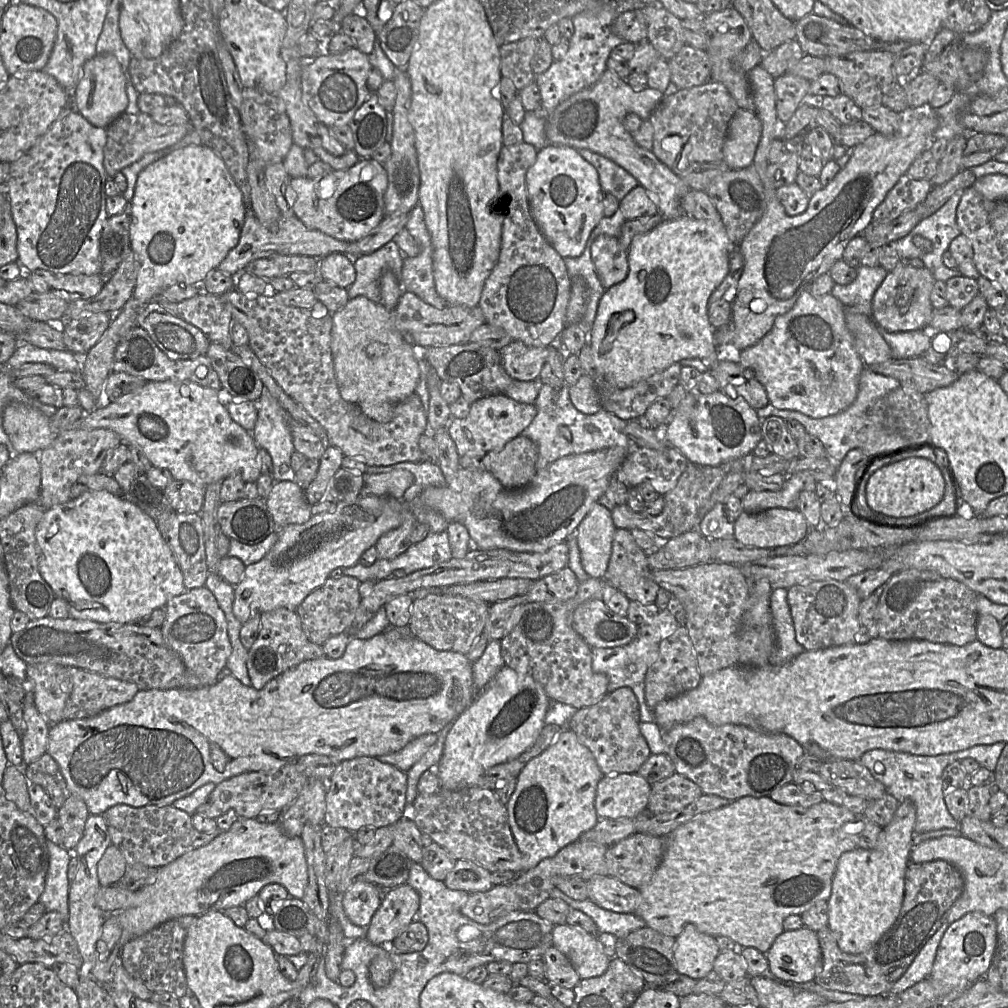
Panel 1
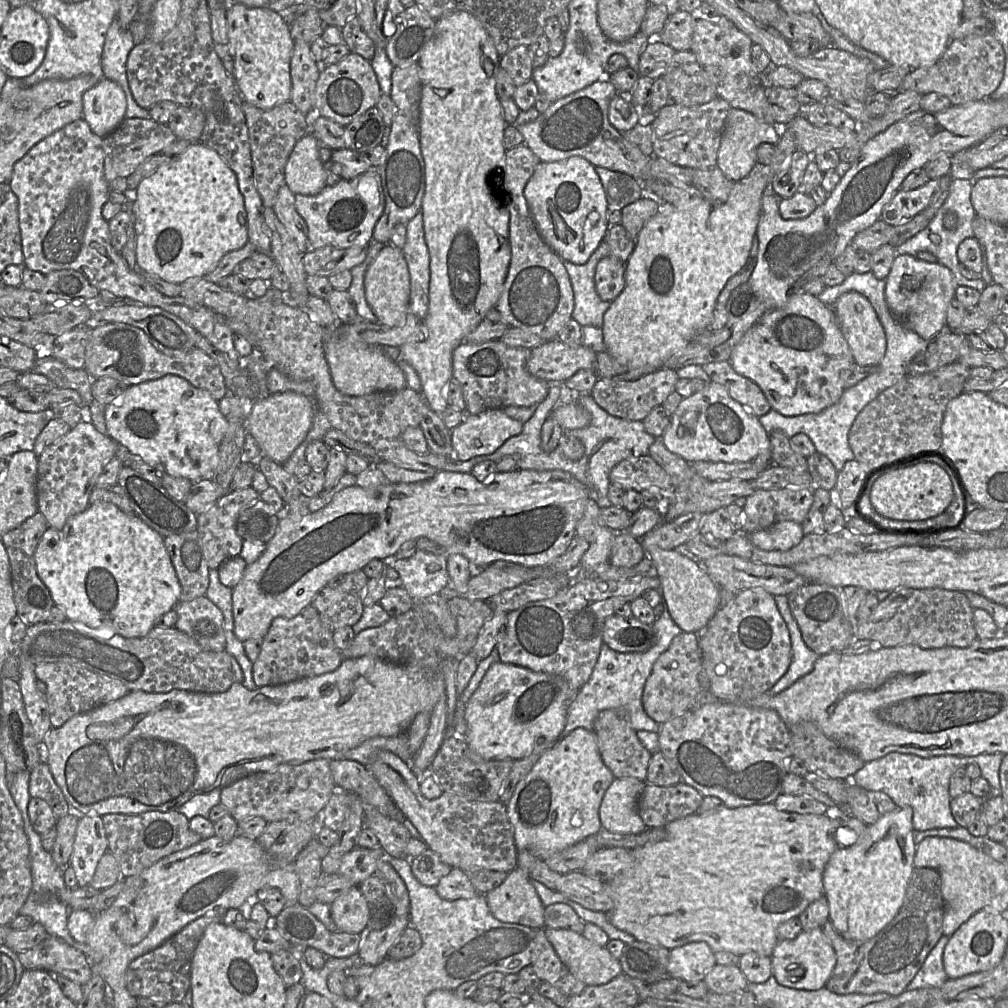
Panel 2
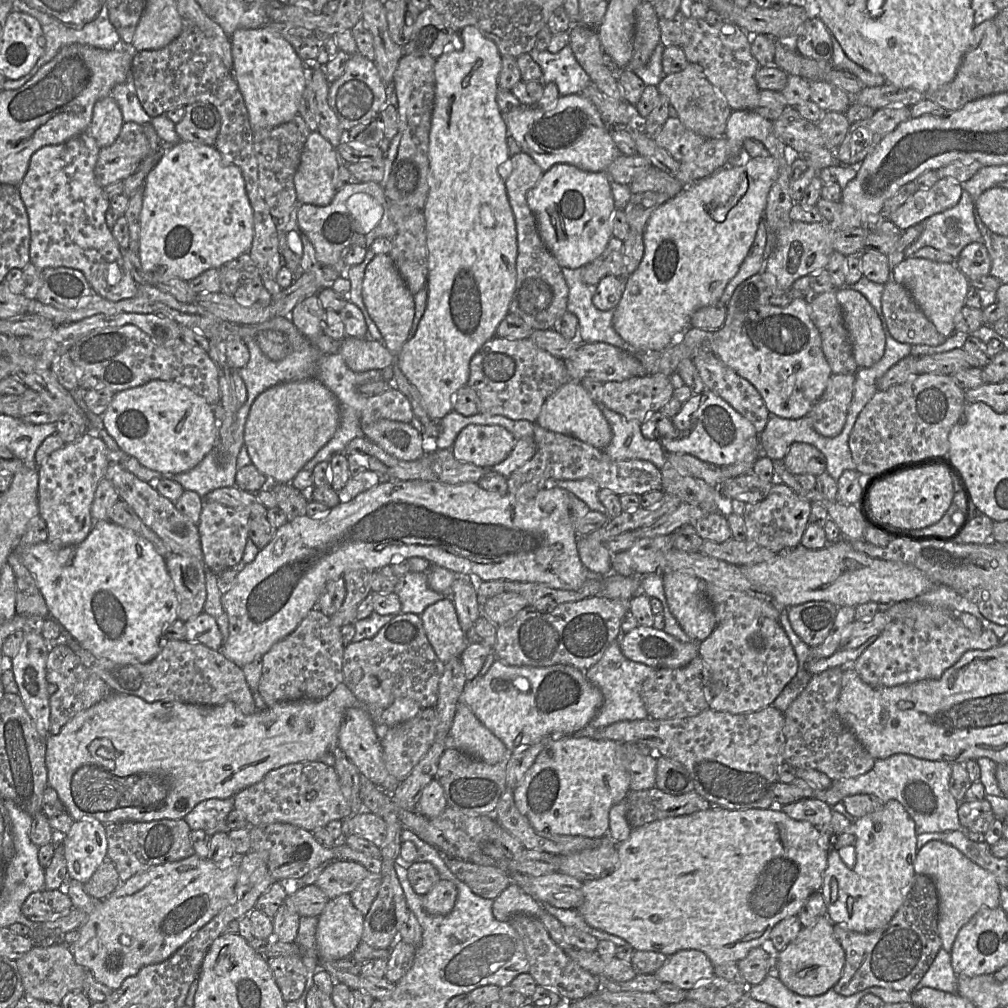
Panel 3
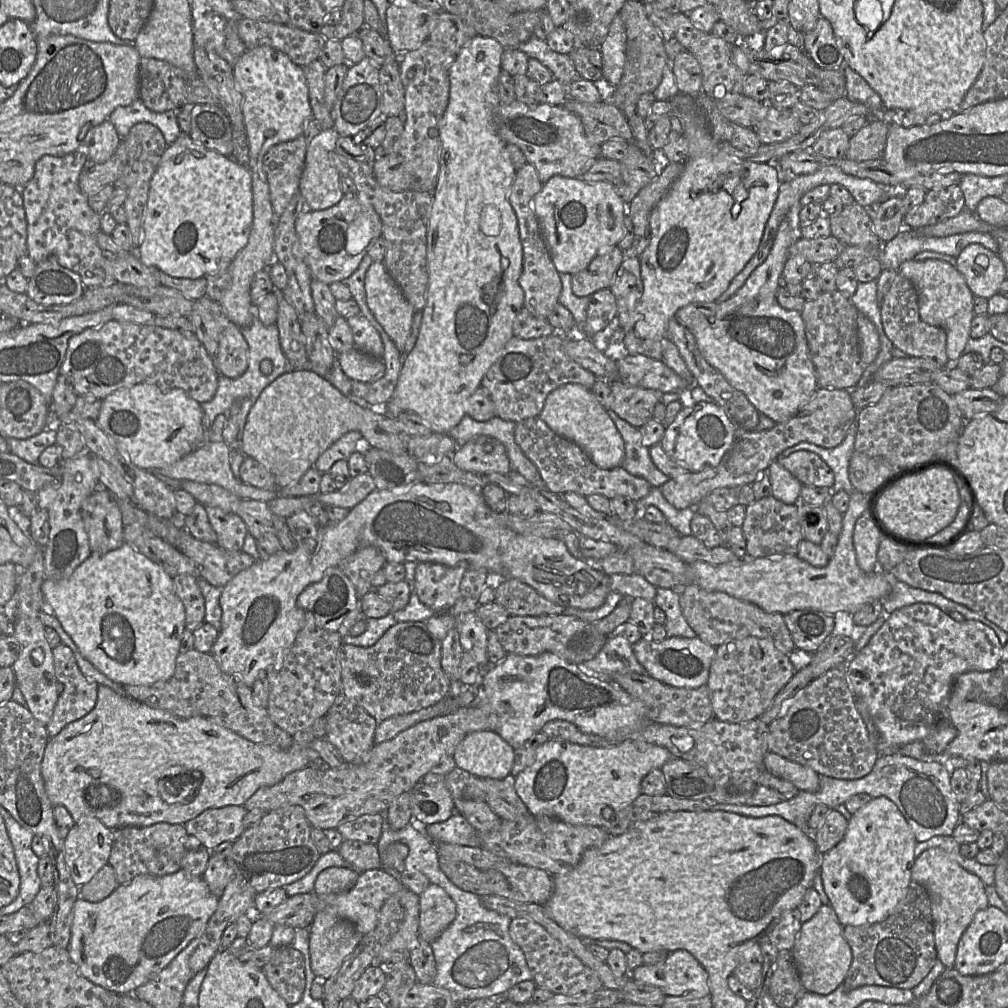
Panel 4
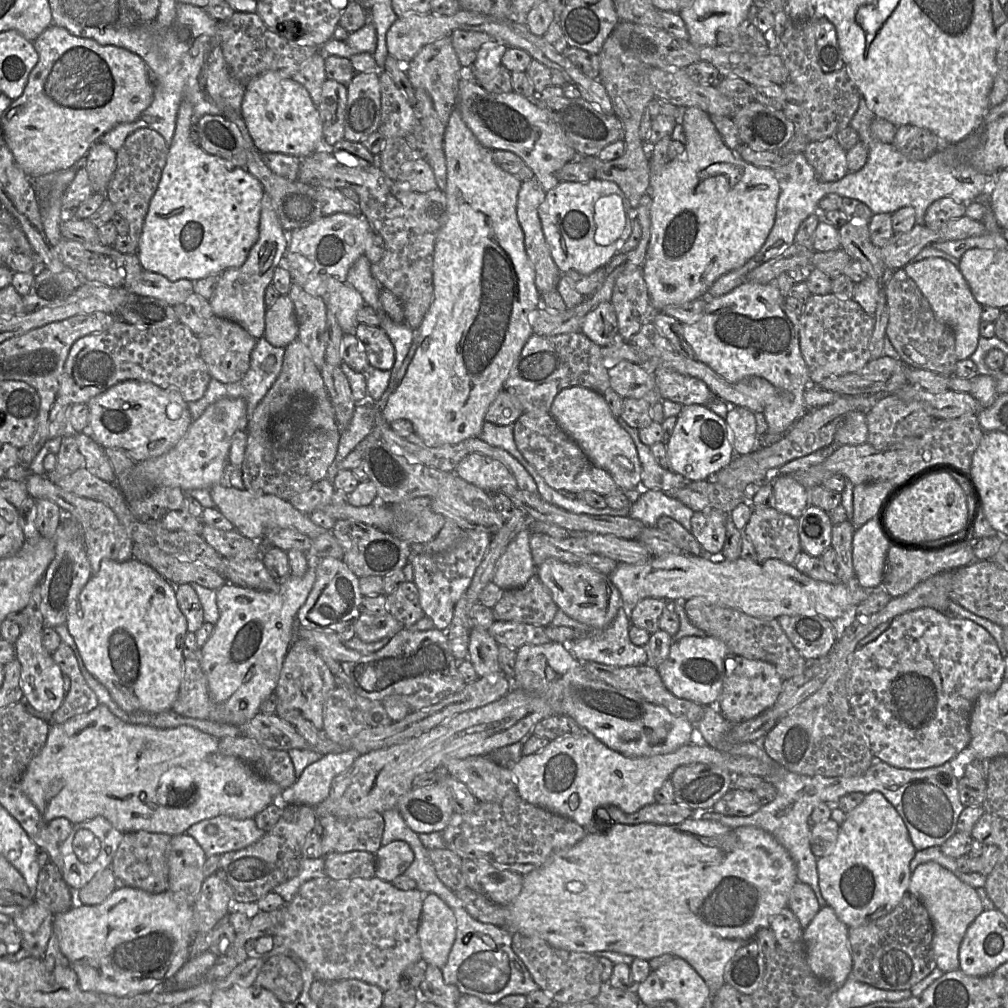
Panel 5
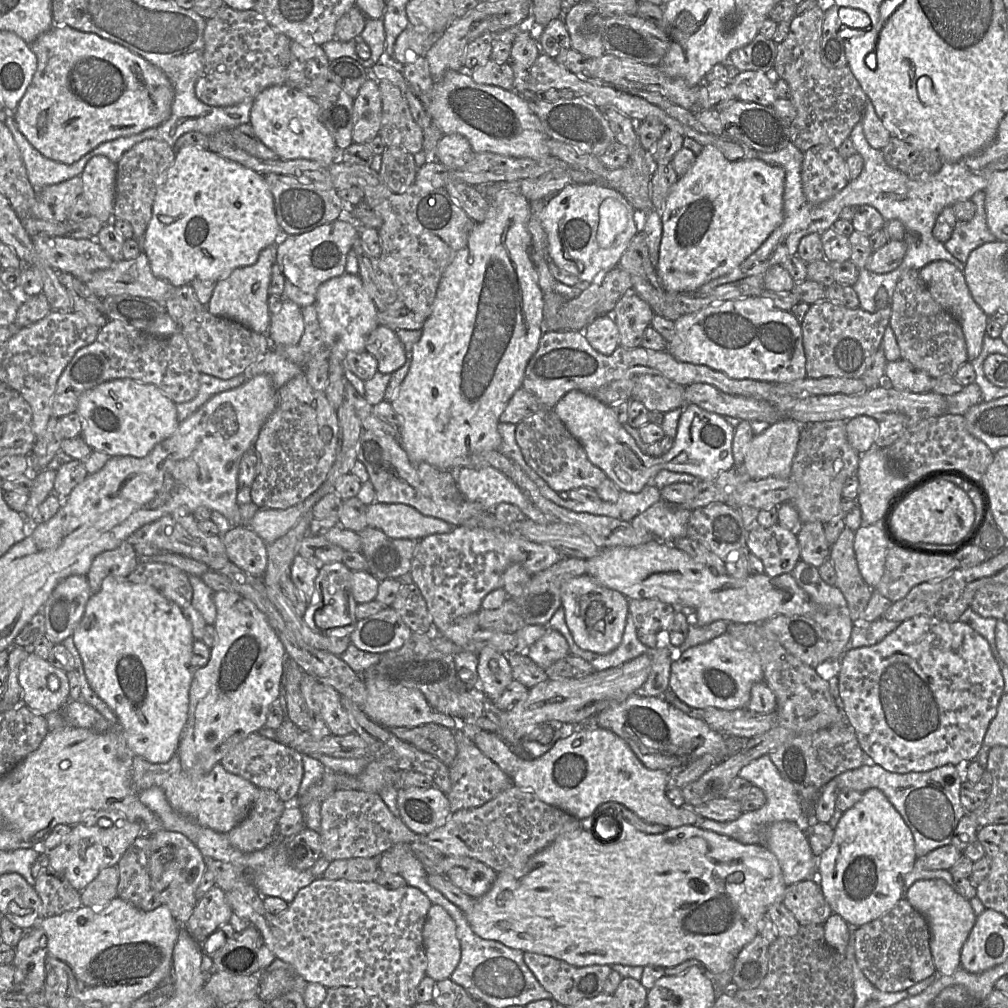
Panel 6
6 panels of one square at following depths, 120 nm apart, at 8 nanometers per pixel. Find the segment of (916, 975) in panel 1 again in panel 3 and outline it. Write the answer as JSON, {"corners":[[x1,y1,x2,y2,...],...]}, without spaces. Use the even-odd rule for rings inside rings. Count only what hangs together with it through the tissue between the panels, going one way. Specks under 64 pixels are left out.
{"corners":[[943,948,938,951,933,963,916,985,914,991,925,987,948,993,957,993,957,976,951,966,950,954]]}

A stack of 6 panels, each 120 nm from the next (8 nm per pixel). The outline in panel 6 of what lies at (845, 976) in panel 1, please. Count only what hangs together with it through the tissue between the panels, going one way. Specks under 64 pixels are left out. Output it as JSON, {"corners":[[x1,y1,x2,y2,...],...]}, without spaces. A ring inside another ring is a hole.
{"corners":[[903,896,881,917,853,929,855,959,864,976,880,991,893,993,933,975,936,971,930,951,930,929,925,917]]}

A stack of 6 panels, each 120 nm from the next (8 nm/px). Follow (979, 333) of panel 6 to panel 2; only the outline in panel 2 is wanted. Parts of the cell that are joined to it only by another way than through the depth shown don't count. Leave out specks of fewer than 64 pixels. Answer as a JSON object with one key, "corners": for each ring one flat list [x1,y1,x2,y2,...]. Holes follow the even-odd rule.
{"corners":[[896,254,886,278,885,300,898,323,926,340,947,326,947,306,954,298,957,286,953,273,946,266,908,254]]}

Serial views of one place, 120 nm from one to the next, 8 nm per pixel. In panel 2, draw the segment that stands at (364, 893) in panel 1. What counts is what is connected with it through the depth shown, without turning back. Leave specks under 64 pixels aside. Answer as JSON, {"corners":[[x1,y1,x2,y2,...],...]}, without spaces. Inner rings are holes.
{"corners":[[352,887,330,905,330,912,337,931,359,935,366,928,370,905,359,887]]}

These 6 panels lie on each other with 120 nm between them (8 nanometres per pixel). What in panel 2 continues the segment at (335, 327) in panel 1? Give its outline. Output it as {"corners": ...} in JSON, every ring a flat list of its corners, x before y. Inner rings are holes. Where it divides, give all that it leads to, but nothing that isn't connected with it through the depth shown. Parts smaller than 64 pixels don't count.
{"corners":[[328,339,325,357,336,389,347,396,364,396,375,392,398,391,407,386,406,378,395,361,381,347,370,346,361,341,338,341]]}

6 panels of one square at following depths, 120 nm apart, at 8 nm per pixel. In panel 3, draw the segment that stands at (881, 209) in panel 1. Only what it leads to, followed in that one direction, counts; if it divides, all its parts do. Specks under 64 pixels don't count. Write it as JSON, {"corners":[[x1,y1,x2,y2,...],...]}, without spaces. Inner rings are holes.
{"corners":[[941,178,929,189,917,190,887,219,904,231,956,206,961,199,962,191,962,184,957,180]]}

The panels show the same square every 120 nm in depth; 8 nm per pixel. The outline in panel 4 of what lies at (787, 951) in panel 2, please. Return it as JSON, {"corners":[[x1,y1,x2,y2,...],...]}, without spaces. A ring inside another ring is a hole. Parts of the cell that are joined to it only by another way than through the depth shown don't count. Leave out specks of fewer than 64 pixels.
{"corners":[[822,905,809,921,802,923,790,952,803,988,820,995,836,990,844,982,852,963,852,952,843,935,843,926,830,905]]}

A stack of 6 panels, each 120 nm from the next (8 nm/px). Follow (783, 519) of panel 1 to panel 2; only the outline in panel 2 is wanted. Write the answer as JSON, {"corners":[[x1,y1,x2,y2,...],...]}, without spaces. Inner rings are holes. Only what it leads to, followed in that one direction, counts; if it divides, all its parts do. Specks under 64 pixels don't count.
{"corners":[[793,521,779,522,764,530,749,534,750,541,765,551,787,551,798,545,803,537,801,524]]}

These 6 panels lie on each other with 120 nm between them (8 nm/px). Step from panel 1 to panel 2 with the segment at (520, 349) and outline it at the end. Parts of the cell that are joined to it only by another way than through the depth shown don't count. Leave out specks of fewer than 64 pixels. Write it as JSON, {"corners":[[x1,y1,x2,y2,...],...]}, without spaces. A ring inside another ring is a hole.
{"corners":[[558,339,531,349,526,368,547,382,565,382,581,369,594,370,596,352,583,344,567,345]]}

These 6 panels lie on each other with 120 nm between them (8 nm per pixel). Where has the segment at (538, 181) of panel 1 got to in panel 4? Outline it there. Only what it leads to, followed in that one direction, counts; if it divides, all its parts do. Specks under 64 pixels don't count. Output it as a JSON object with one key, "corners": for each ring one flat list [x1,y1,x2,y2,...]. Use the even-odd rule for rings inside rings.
{"corners":[[560,175,551,177,532,200,532,207,541,226,543,238,559,273,571,275,584,270,598,255,611,251,626,234,624,200,615,185,607,181,586,181]]}

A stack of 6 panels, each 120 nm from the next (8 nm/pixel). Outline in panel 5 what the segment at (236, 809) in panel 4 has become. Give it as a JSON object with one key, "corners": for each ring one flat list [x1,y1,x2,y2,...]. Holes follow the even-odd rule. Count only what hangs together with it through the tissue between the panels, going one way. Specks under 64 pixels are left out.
{"corners":[[219,815,190,826,187,834,201,846,205,855,222,855,241,850,261,839,265,831,258,828,253,818,235,819]]}

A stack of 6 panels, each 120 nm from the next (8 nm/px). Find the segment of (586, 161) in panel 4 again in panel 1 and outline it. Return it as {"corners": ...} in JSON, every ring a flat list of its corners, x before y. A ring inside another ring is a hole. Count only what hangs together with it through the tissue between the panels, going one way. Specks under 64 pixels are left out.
{"corners":[[606,69,595,84,573,94,549,114,546,119,547,138,550,144,589,149,611,159,632,174,654,197,658,211,664,219,677,218,682,215,681,200,691,189,652,150,639,146,623,124,624,118,630,112,636,113,643,121,648,120,663,97,663,92,650,87,635,91,627,80]]}

